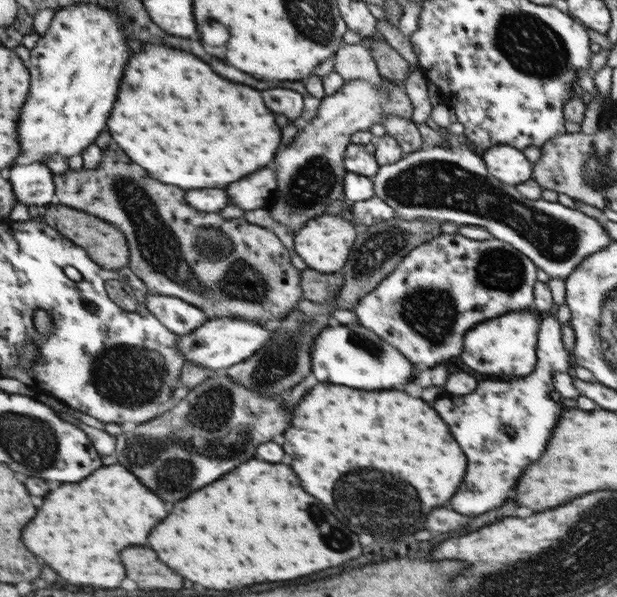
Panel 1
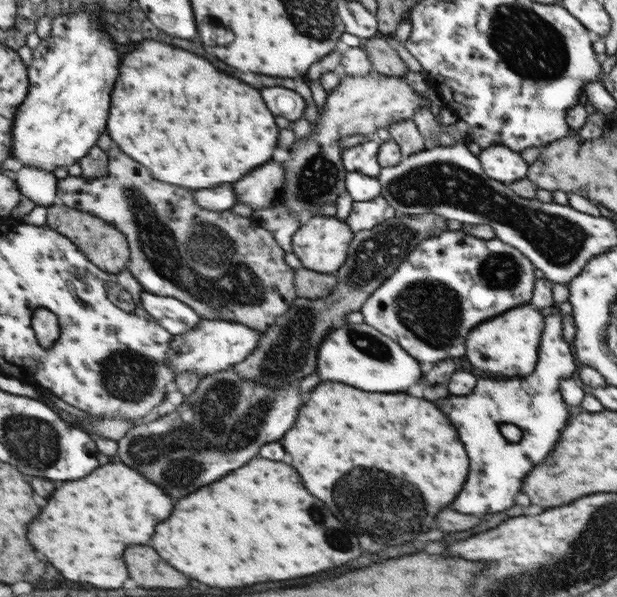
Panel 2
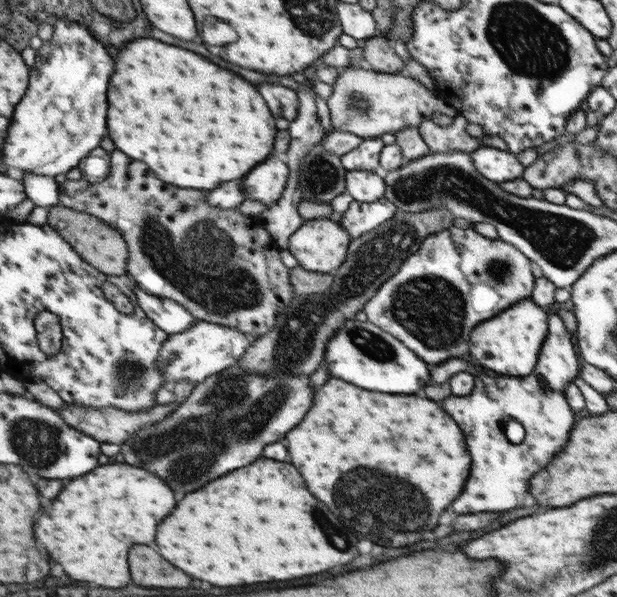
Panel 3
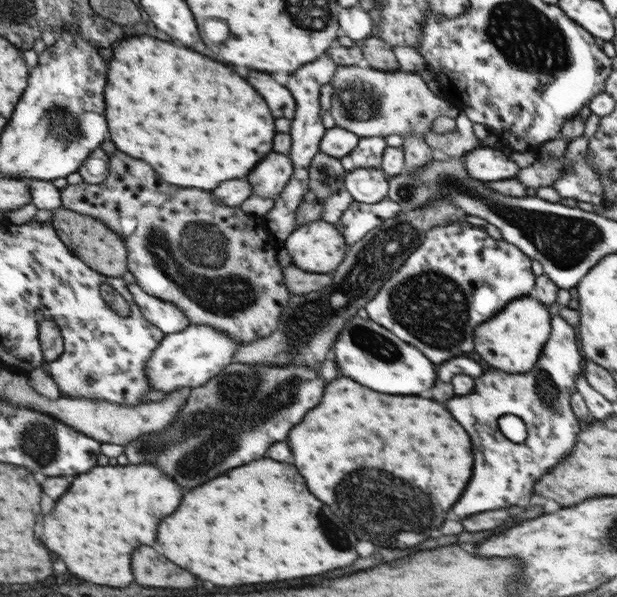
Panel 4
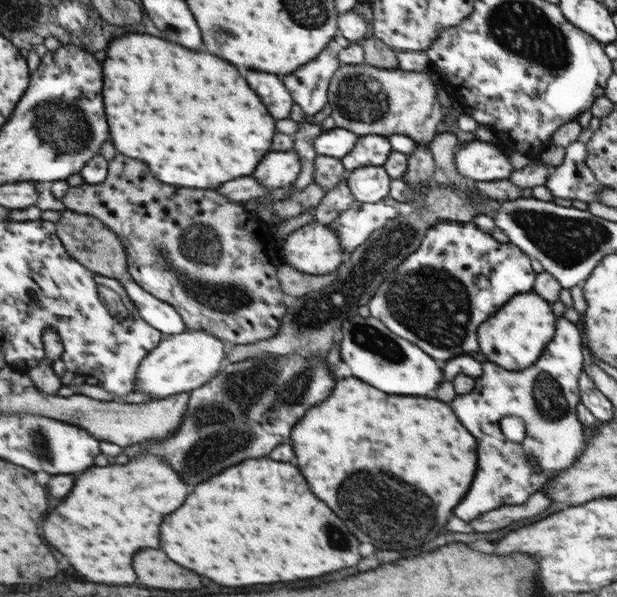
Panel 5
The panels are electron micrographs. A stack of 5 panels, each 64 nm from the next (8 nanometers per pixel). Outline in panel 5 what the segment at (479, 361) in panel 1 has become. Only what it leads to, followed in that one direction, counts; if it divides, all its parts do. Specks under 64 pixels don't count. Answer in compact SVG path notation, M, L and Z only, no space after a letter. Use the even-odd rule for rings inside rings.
M535 291L520 292L515 300L509 300L503 308L499 307L495 316L487 324L477 328L479 350L487 360L495 360L495 364L503 364L503 368L521 370L533 366L541 358L547 344L556 331L556 320L545 302Z

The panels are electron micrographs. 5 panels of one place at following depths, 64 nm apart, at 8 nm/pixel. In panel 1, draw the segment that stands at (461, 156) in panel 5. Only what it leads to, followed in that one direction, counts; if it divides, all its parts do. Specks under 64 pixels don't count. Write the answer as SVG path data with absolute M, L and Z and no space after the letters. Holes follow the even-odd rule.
M496 145L482 150L482 159L487 172L505 184L515 186L531 176L531 164L523 158L519 149L506 145Z

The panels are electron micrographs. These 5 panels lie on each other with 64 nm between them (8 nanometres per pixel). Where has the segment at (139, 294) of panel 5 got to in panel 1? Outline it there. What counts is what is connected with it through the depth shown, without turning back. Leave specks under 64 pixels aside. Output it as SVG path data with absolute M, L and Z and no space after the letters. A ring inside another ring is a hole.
M149 293L146 305L171 332L180 335L197 331L209 318L204 310L179 297Z

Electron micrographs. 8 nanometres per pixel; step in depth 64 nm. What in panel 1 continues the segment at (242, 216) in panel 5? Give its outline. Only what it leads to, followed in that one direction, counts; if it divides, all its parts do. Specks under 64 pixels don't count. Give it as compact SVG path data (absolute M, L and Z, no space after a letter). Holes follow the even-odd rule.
M115 143L104 150L103 162L97 170L91 170L90 168L72 170L72 168L70 168L65 174L54 174L54 181L56 184L57 198L52 202L53 205L62 204L71 208L87 211L93 216L97 216L114 224L126 234L130 244L129 267L143 280L143 283L148 286L151 294L179 297L181 300L185 300L189 304L193 304L197 308L204 310L209 319L217 317L236 317L248 320L249 322L258 322L265 326L268 326L270 323L275 324L284 316L287 316L294 308L298 307L299 300L304 298L302 271L297 270L297 268L291 264L292 251L283 244L283 241L275 234L275 231L265 228L262 225L251 224L245 216L225 219L217 212L203 212L201 209L192 207L186 199L187 192L185 192L183 188L177 188L177 186L171 186L171 184L163 184L163 182L151 178L149 172L147 172L143 166L135 164L119 146L115 146Z

